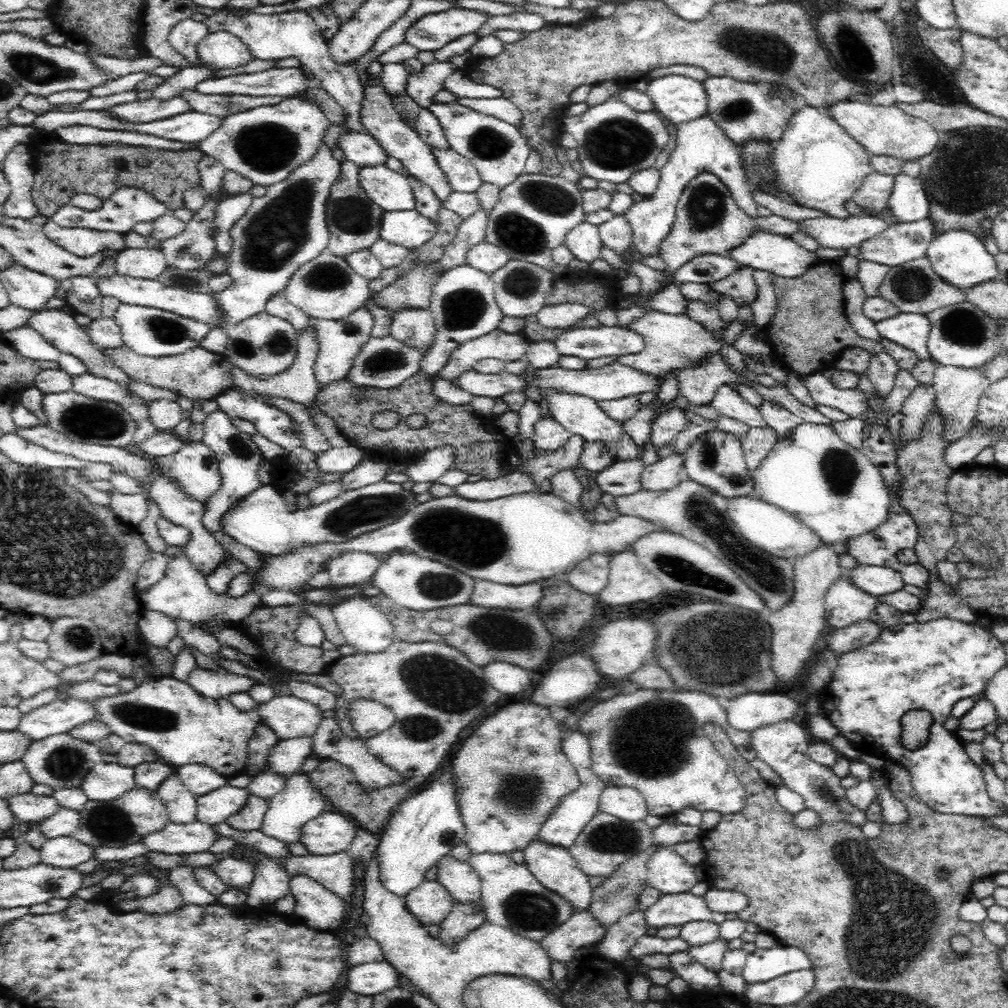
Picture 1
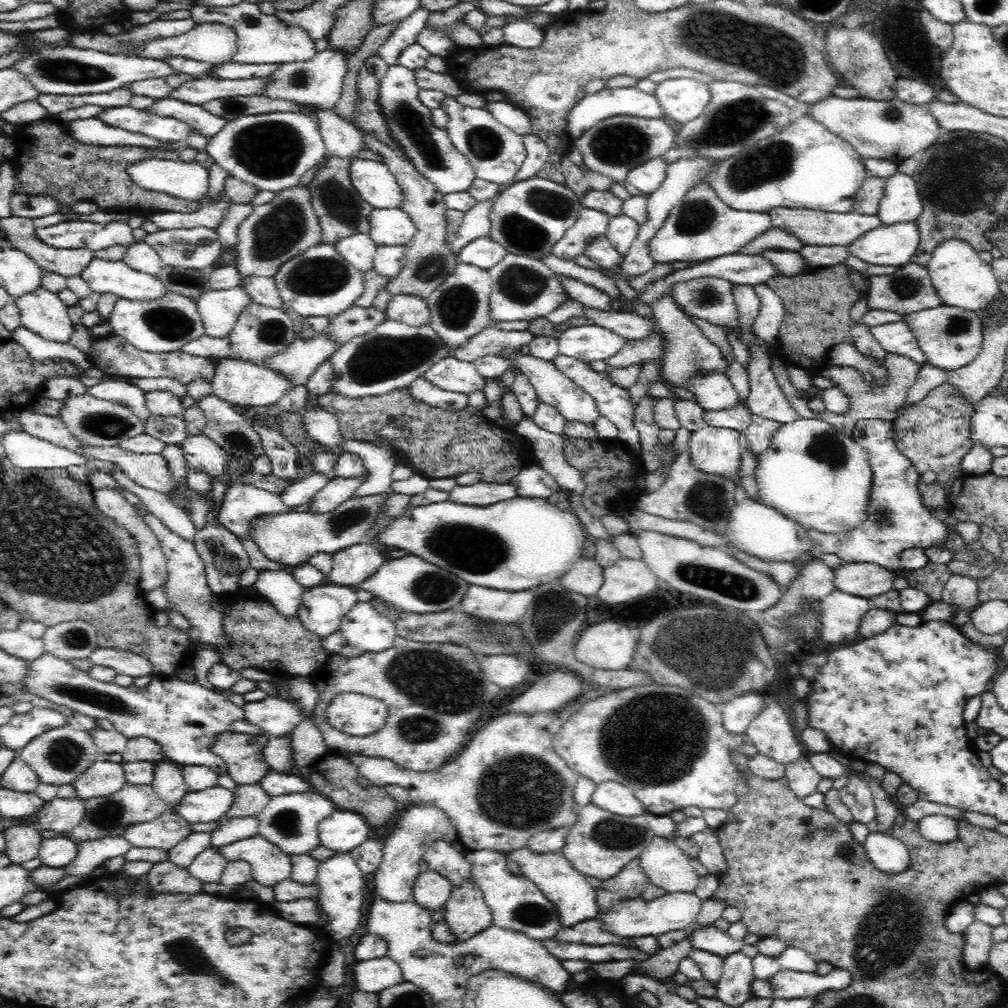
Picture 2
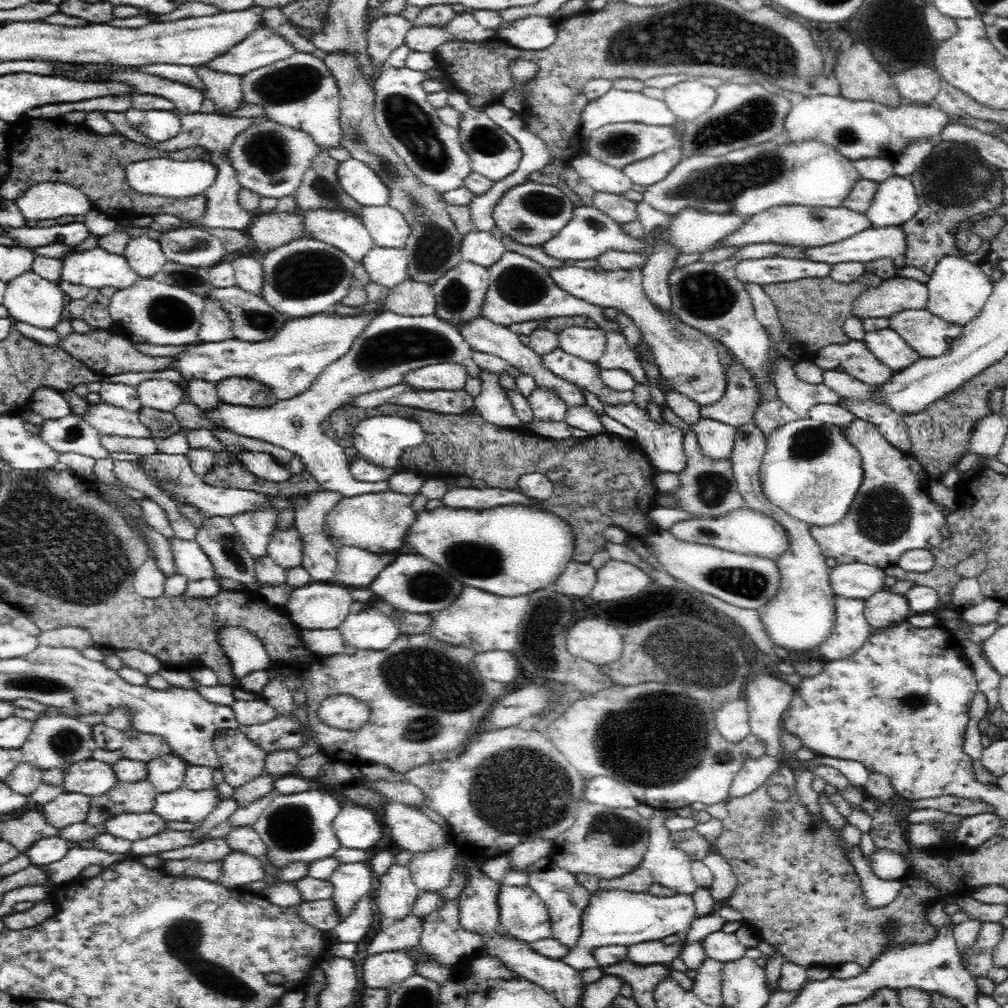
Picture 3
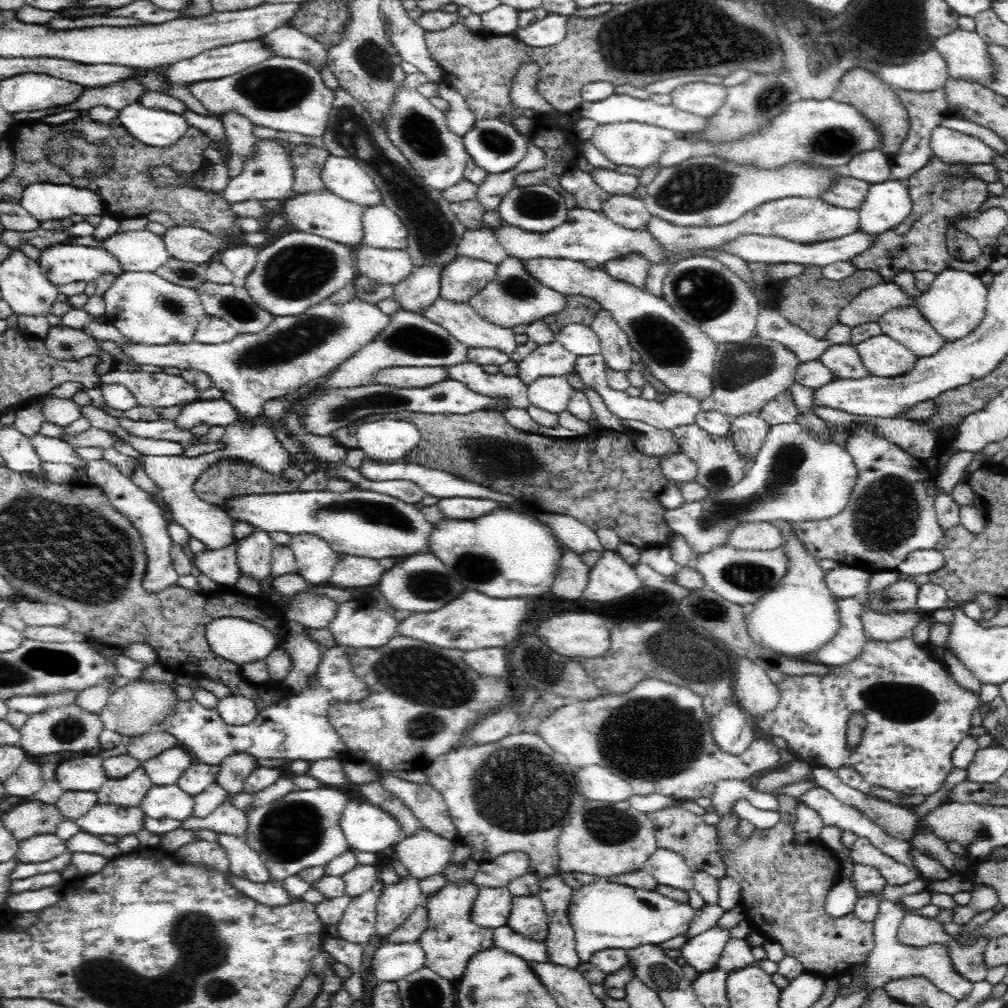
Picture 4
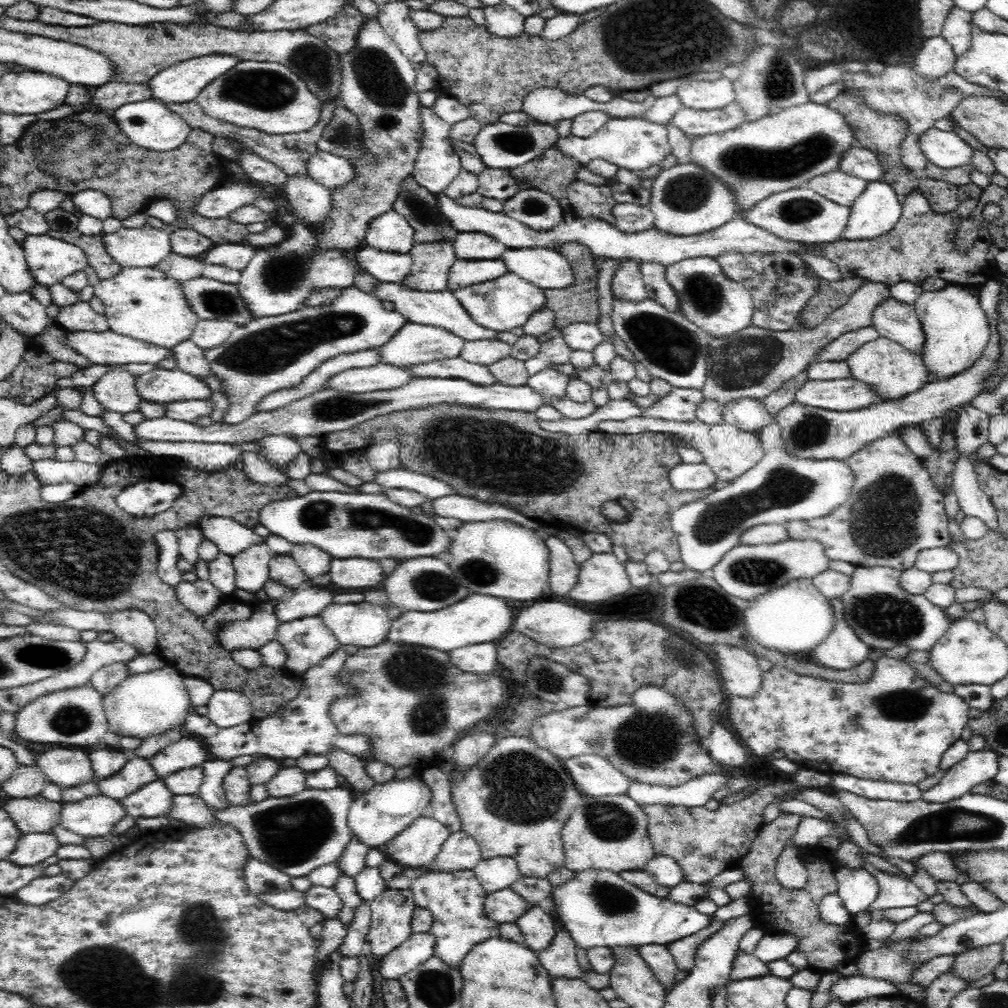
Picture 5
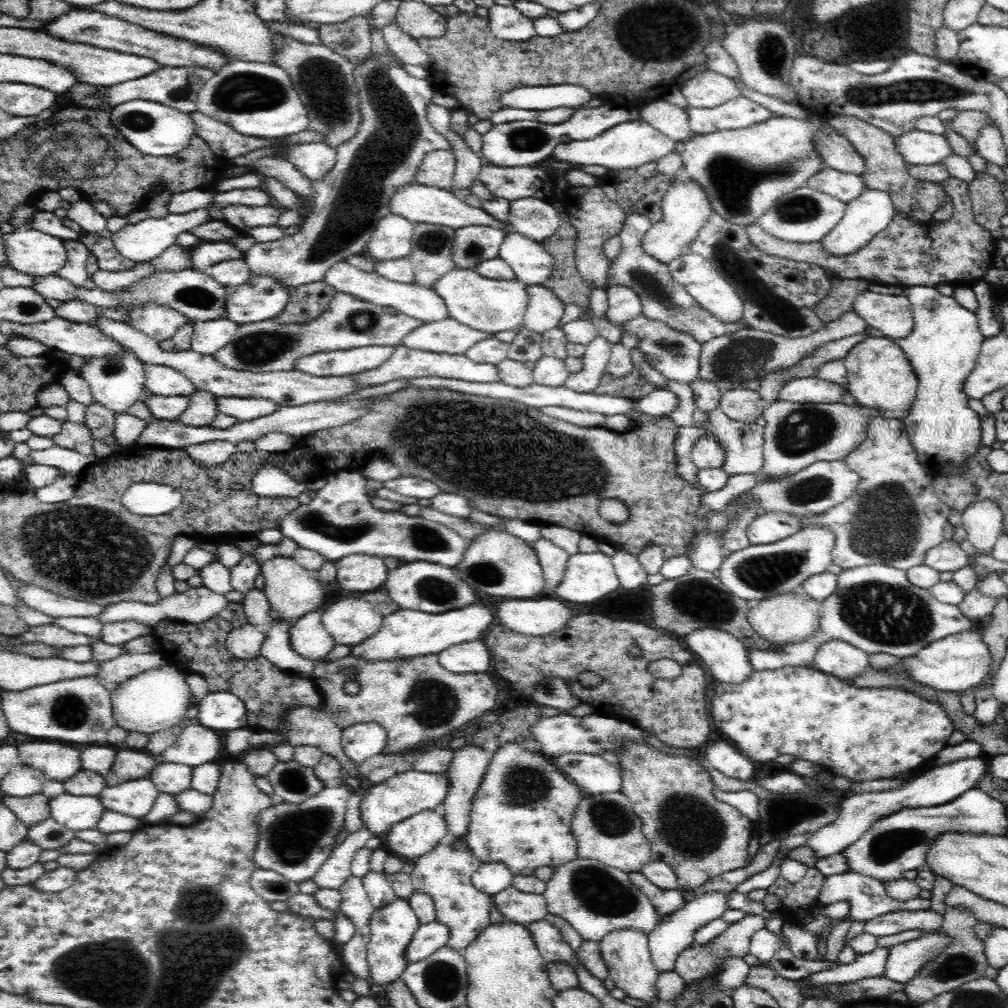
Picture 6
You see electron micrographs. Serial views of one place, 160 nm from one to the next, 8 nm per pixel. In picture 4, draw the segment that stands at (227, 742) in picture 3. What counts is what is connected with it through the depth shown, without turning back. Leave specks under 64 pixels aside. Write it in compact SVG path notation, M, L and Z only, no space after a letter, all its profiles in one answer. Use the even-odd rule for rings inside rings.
M232 752L230 756L225 756L219 765L220 773L216 782L225 788L229 795L242 791L246 778L260 767L257 758L247 752Z

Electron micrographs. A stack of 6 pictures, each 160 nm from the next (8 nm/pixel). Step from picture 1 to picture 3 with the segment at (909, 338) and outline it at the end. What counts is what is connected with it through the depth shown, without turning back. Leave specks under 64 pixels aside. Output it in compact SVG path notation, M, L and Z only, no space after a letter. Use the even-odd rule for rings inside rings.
M890 327L865 332L863 341L870 352L892 371L908 368L920 358L907 340L904 340L904 337Z

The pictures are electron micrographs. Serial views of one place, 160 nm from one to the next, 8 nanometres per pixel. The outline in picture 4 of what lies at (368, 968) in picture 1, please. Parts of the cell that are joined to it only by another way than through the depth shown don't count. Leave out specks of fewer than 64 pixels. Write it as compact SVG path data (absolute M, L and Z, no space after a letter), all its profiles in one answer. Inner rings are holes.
M419 942L381 943L371 962L371 973L377 982L396 983L396 980L403 980L423 968L424 951Z

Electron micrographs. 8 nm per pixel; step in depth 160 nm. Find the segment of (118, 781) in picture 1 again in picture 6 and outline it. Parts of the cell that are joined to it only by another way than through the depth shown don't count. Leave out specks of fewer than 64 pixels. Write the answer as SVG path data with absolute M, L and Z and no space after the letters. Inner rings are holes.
M57 741L15 742L20 762L44 773L45 780L66 782L82 769L81 747Z

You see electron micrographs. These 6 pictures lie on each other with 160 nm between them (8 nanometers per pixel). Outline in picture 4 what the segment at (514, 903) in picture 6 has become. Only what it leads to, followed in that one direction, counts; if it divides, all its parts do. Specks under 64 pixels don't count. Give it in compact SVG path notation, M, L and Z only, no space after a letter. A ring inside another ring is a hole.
M476 886L470 921L480 928L493 929L506 925L513 894L507 886Z

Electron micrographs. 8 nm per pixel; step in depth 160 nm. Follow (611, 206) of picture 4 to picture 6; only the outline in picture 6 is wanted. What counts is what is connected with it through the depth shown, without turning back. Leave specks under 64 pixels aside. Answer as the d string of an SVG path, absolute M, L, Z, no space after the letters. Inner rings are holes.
M632 212L626 214L624 218L624 226L617 234L621 240L620 254L609 264L609 273L607 276L611 278L610 285L626 285L634 290L640 296L640 301L643 306L643 313L652 320L663 320L670 328L678 328L682 332L687 332L697 342L703 343L716 336L722 334L732 334L736 330L747 328L745 322L728 324L724 323L714 315L704 311L700 305L696 304L696 300L685 292L685 289L680 287L669 274L668 265L652 258L646 254L644 249L640 247L640 240L648 232L648 229L653 225L653 220L647 216Z

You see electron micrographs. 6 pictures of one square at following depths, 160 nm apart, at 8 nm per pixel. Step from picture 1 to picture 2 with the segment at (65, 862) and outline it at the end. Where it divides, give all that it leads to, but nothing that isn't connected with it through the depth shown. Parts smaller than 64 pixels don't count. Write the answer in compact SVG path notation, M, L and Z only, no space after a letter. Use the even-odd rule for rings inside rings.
M60 834L44 839L37 856L47 867L64 868L77 857L78 843L70 836Z

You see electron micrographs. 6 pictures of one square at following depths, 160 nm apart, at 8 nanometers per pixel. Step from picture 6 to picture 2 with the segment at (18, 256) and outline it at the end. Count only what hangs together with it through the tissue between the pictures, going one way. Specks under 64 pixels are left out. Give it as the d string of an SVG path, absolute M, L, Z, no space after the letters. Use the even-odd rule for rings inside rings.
M93 258L80 275L82 280L89 284L92 293L100 295L112 294L124 300L146 302L160 300L170 294L170 291L164 287L163 281L157 276L132 270L124 261L112 262Z

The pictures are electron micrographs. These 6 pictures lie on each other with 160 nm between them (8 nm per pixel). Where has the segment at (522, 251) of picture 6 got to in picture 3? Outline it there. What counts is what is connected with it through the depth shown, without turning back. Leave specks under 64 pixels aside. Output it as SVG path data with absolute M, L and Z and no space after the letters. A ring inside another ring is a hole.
M564 265L562 268L549 269L549 273L560 288L575 298L604 309L616 308L619 312L626 312L636 326L639 326L641 338L649 344L659 374L666 380L669 388L694 399L701 407L717 403L725 395L727 378L716 347L703 331L684 325L676 315L668 315L651 304L644 292L642 266L596 273L594 269Z

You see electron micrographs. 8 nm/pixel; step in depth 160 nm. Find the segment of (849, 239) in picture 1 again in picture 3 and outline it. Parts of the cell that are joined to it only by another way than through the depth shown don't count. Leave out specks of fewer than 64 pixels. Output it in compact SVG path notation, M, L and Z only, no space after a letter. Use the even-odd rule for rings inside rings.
M790 205L767 208L759 212L740 226L740 228L720 244L726 246L744 246L760 244L760 242L776 242L778 244L792 244L806 249L836 244L852 235L872 227L871 220L866 213L854 212L844 206L838 208L809 207L804 205Z

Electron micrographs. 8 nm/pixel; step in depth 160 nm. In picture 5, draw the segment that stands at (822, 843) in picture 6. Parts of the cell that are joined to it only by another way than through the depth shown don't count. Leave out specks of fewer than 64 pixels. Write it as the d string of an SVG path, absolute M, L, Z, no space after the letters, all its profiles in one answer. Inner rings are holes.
M978 750L950 768L936 786L923 792L923 799L932 803L943 803L960 798L972 786L994 781L999 768L998 752Z

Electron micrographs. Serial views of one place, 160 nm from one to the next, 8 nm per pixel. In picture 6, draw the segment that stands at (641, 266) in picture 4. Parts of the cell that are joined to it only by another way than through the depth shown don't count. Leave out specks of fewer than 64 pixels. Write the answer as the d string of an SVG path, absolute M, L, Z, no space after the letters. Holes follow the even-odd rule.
M610 285L606 288L609 304L606 319L614 325L620 325L643 312L640 296L626 285Z

